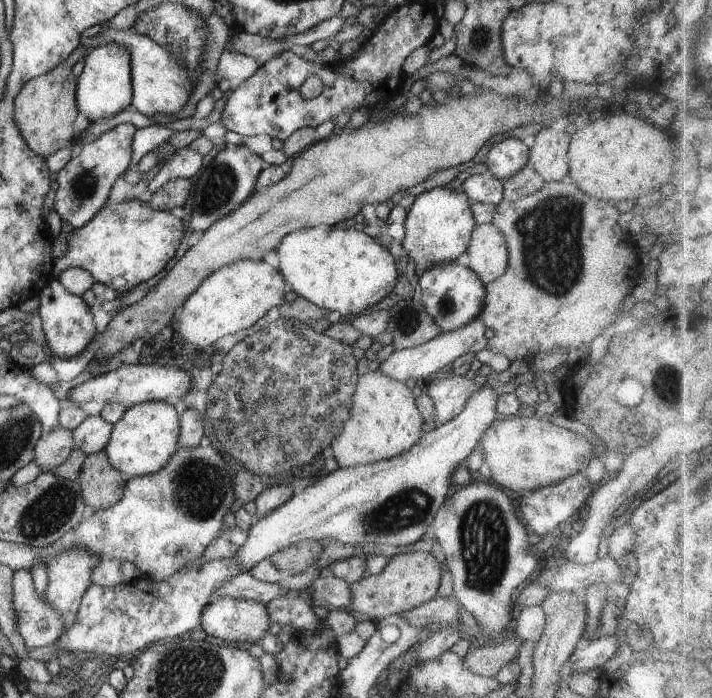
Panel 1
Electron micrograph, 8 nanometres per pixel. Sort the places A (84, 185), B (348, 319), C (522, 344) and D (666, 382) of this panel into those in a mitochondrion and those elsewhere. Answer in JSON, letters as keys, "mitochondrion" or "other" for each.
{"A":"mitochondrion","B":"other","C":"other","D":"mitochondrion"}

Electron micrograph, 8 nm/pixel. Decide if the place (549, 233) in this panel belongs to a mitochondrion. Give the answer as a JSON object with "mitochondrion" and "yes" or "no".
{"mitochondrion":"yes"}

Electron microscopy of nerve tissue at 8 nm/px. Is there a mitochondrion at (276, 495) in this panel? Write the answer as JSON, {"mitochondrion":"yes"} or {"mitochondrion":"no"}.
{"mitochondrion":"no"}

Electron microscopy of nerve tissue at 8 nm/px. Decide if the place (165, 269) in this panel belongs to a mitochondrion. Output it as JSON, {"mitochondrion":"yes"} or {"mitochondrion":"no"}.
{"mitochondrion":"no"}

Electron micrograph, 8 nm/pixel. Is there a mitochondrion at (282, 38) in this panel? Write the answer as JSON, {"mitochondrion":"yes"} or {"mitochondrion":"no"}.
{"mitochondrion":"no"}

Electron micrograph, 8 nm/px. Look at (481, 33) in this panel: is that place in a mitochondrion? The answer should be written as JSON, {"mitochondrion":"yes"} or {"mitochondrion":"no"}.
{"mitochondrion":"yes"}

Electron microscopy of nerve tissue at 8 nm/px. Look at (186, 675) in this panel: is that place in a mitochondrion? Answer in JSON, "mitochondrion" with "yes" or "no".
{"mitochondrion":"yes"}

